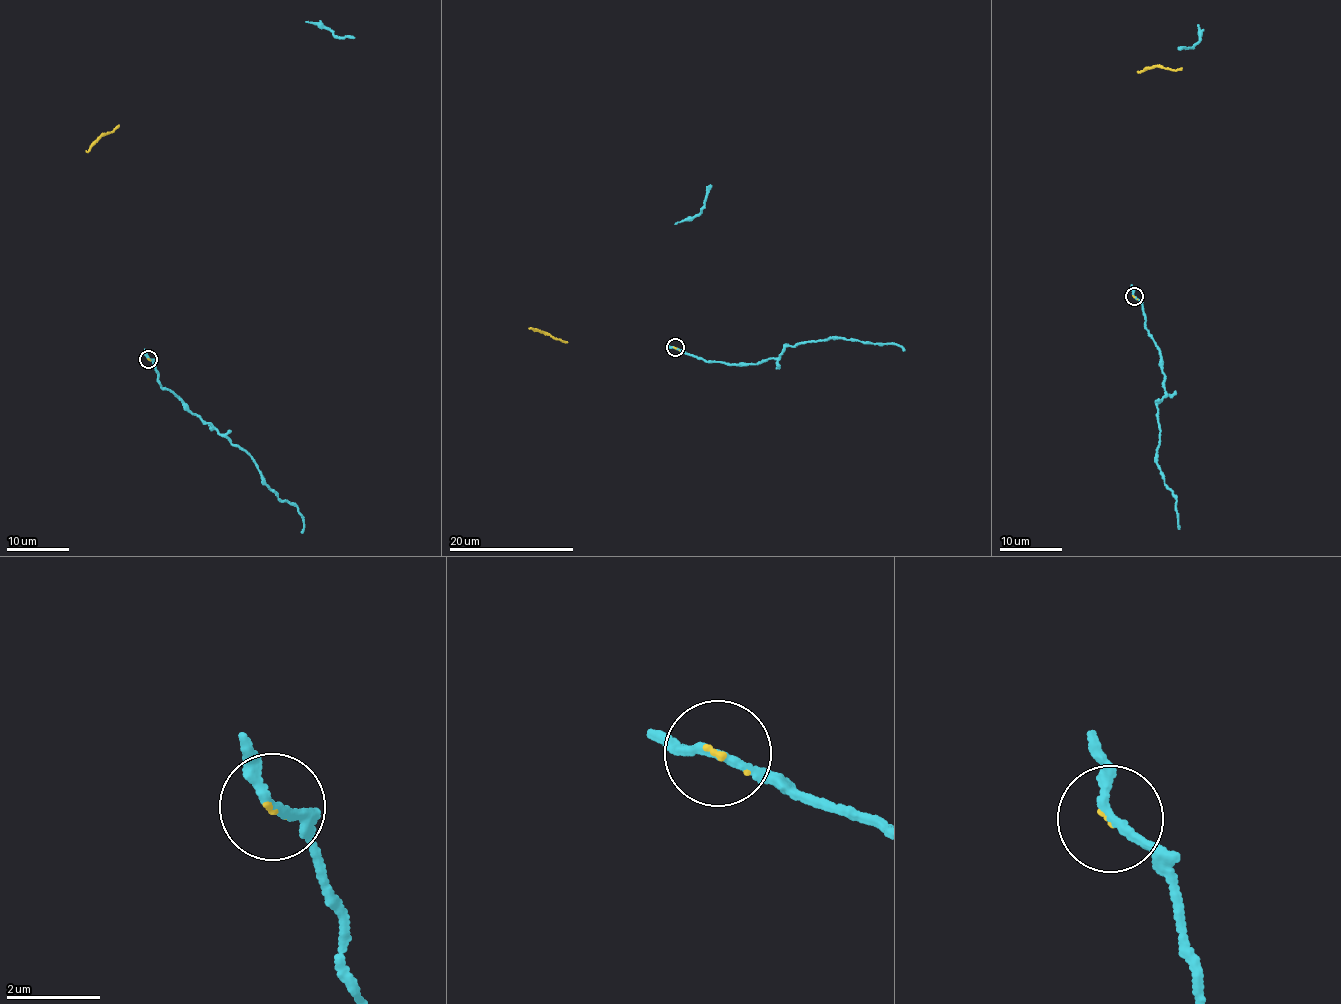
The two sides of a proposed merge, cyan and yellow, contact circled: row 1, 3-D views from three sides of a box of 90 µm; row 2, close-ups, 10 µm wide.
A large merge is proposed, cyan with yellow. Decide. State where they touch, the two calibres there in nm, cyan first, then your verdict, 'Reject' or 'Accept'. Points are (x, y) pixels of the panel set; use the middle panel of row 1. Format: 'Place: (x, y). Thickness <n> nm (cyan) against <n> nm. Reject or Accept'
Place: (675, 347). Thickness 180 nm (cyan) against 60 nm. Accept

